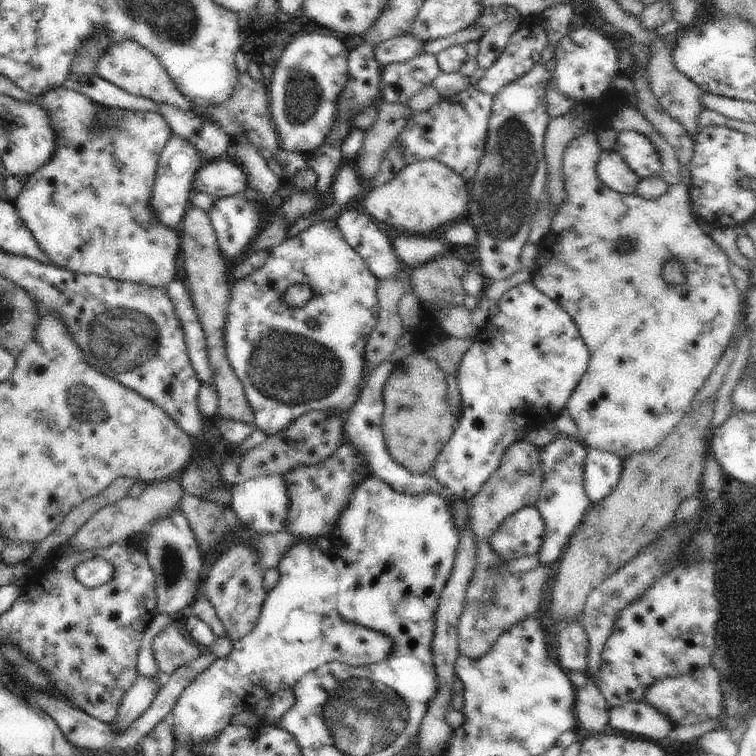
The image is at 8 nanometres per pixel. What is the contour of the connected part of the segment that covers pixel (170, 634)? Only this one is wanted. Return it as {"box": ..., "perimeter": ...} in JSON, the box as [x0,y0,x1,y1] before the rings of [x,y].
{"box":[151,619,201,678],"perimeter":[[[177,619],[168,623],[153,638],[151,647],[160,674],[169,678],[201,653],[196,644],[187,640],[176,627]]]}

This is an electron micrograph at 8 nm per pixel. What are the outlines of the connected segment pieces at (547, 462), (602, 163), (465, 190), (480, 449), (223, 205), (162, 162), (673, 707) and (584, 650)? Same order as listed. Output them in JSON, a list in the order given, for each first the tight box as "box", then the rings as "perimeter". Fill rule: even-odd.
[{"box":[533,436,592,565],"perimeter":[[[570,436],[554,439],[550,444],[540,448],[543,481],[533,512],[539,512],[542,515],[546,529],[544,544],[538,553],[542,565],[554,564],[561,558],[567,544],[580,526],[580,521],[592,504],[584,488],[583,472],[587,449],[578,439]]]},{"box":[597,149,641,195],"perimeter":[[[616,149],[602,151],[597,164],[597,175],[608,188],[627,195],[635,193],[641,181]]]},{"box":[364,159,470,236],"perimeter":[[[430,159],[404,167],[386,184],[372,188],[365,196],[364,206],[370,217],[394,231],[428,236],[444,224],[466,220],[469,202],[470,187],[465,180],[445,164]]]},{"box":[430,282,589,503],"perimeter":[[[531,282],[505,292],[499,299],[498,312],[488,318],[483,329],[473,339],[470,350],[462,357],[457,376],[461,394],[458,423],[430,474],[443,490],[469,503],[500,468],[504,453],[518,437],[523,436],[527,427],[538,430],[542,422],[552,421],[560,414],[588,365],[589,350],[578,327],[557,302],[542,294]]]},{"box":[209,191,264,268],"perimeter":[[[244,191],[231,197],[215,198],[215,203],[209,210],[209,215],[212,226],[216,231],[218,246],[223,252],[229,268],[246,258],[251,242],[256,238],[260,230],[262,230],[263,212],[264,209],[261,206],[254,205],[247,201]]]},{"box":[151,133,202,228],"perimeter":[[[173,133],[160,154],[151,200],[152,208],[155,210],[157,217],[166,226],[174,228],[180,225],[187,209],[190,207],[196,173],[202,166],[199,152],[193,147],[193,144],[190,144],[183,136]]]},{"box":[642,667,724,726],"perimeter":[[[714,667],[694,669],[683,677],[668,677],[656,681],[648,690],[642,701],[655,706],[667,714],[676,726],[700,724],[707,720],[720,719],[724,716],[720,676]]]},{"box":[558,622,589,674],"perimeter":[[[580,622],[563,625],[558,632],[558,658],[565,672],[586,674],[589,663],[589,638]]]}]

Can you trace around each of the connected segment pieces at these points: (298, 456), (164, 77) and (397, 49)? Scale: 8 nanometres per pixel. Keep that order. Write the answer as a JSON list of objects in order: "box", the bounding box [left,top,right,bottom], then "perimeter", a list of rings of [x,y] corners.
[{"box":[239,411,344,479],"perimeter":[[[312,411],[299,416],[286,430],[270,435],[262,444],[247,451],[240,462],[239,474],[244,479],[285,476],[302,465],[315,465],[328,458],[342,444],[344,417],[329,411]]]},{"box":[95,39,189,113],"perimeter":[[[126,39],[117,43],[110,42],[98,59],[95,73],[130,94],[153,100],[155,103],[168,103],[177,106],[185,113],[189,109],[188,98],[178,90],[176,83],[159,58],[134,39]]]},{"box":[375,33,427,68],"perimeter":[[[408,33],[379,43],[375,48],[375,57],[382,68],[390,63],[403,63],[426,53],[427,42]]]}]

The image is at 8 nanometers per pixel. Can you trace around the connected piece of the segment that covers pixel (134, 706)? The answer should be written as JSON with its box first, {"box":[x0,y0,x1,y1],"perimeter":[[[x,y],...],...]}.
{"box":[108,675,161,733],"perimeter":[[[138,675],[131,689],[124,694],[116,716],[108,722],[114,731],[123,733],[141,714],[144,714],[158,691],[161,684],[154,679]]]}

